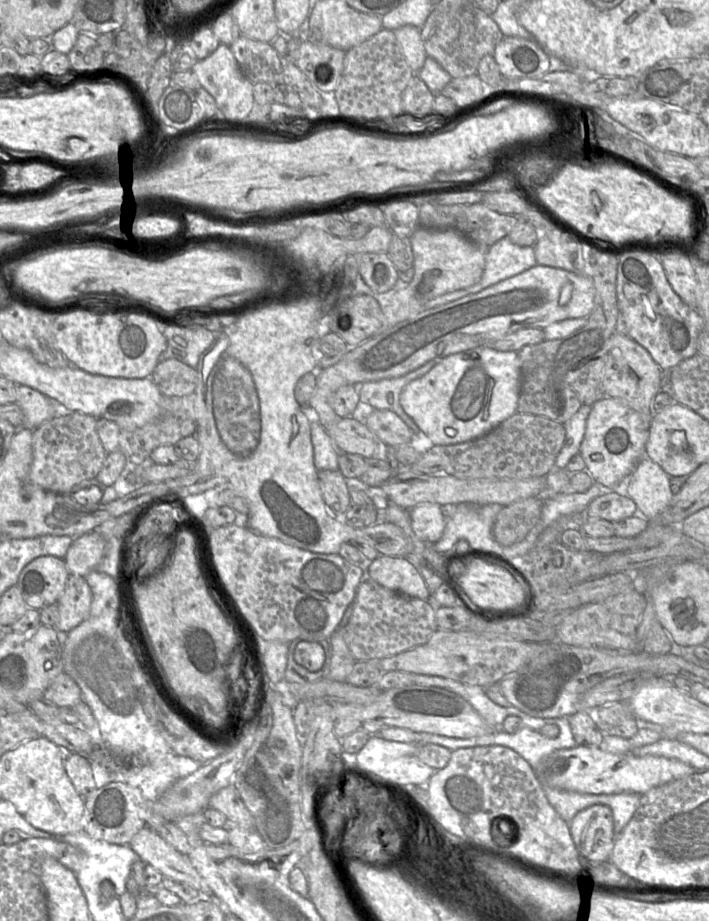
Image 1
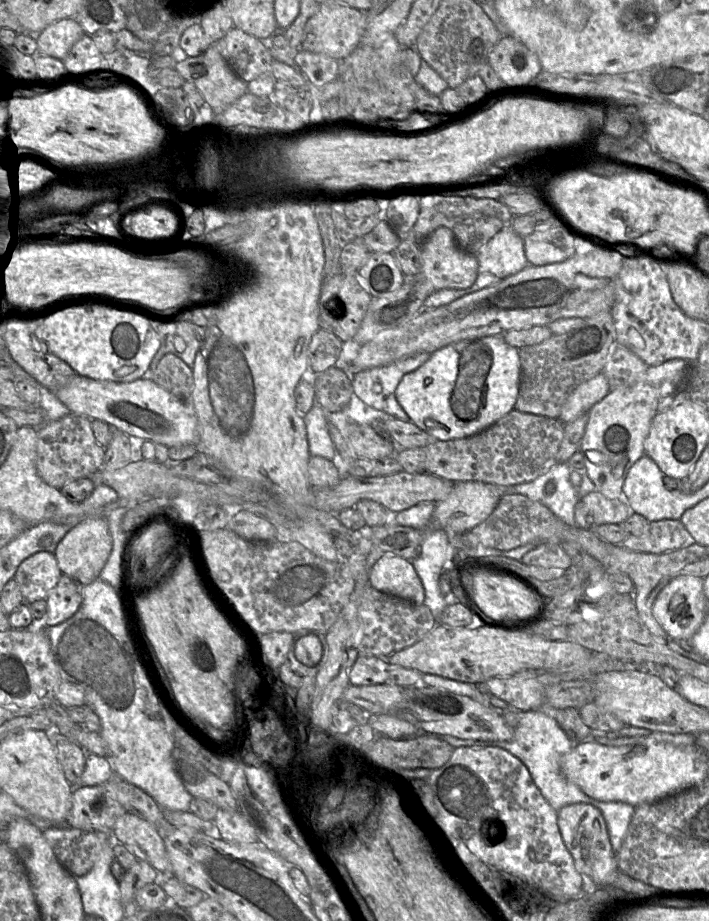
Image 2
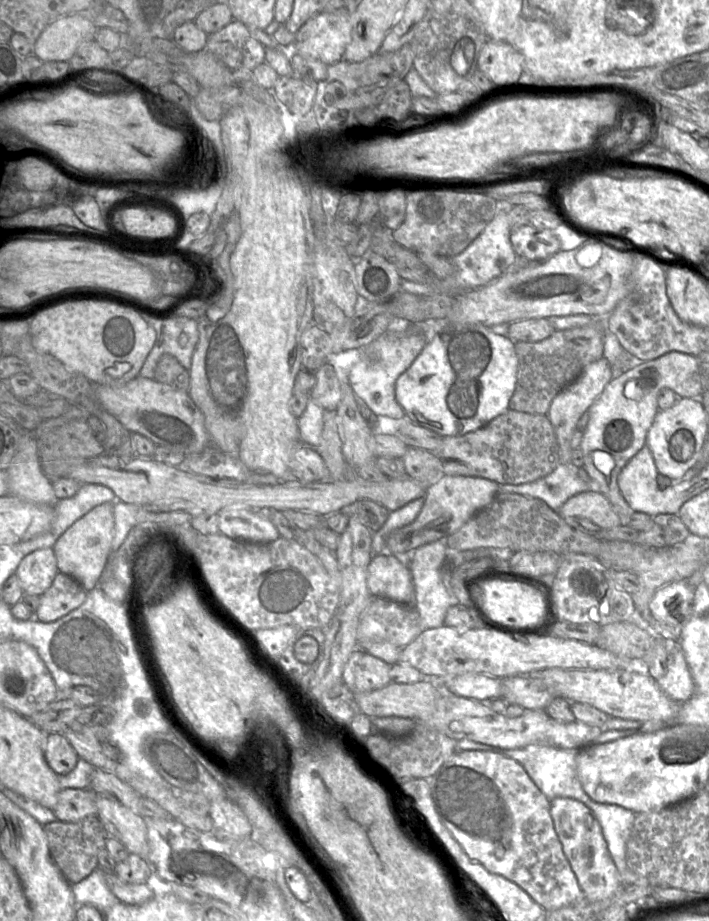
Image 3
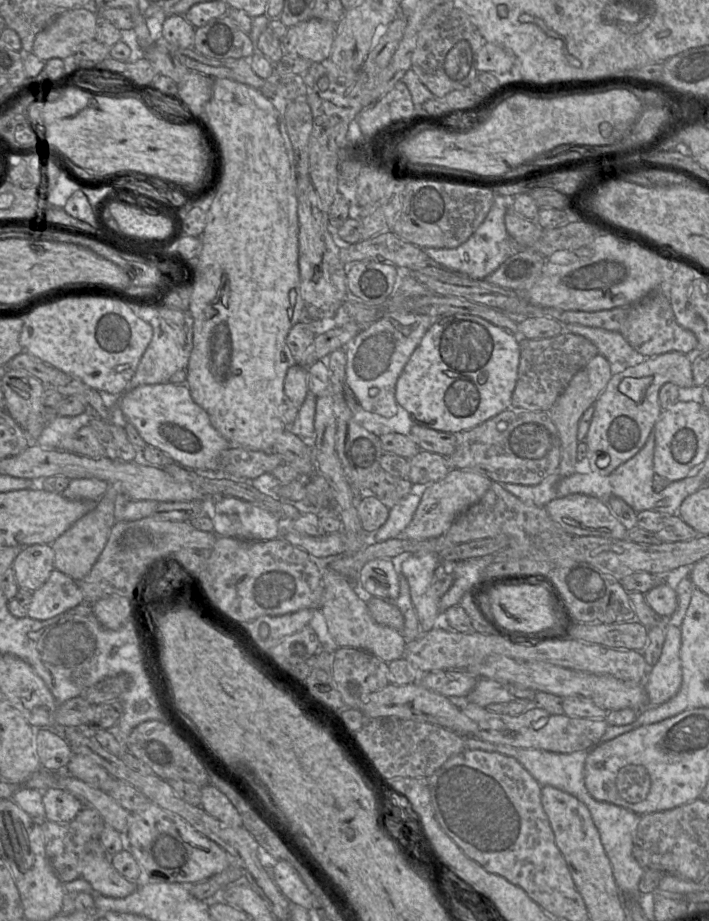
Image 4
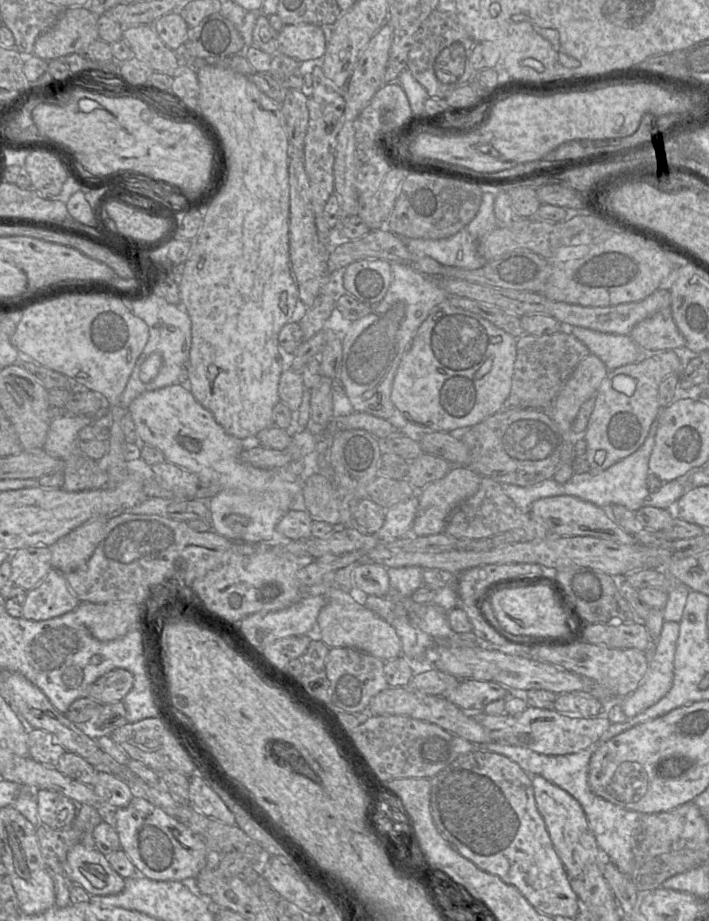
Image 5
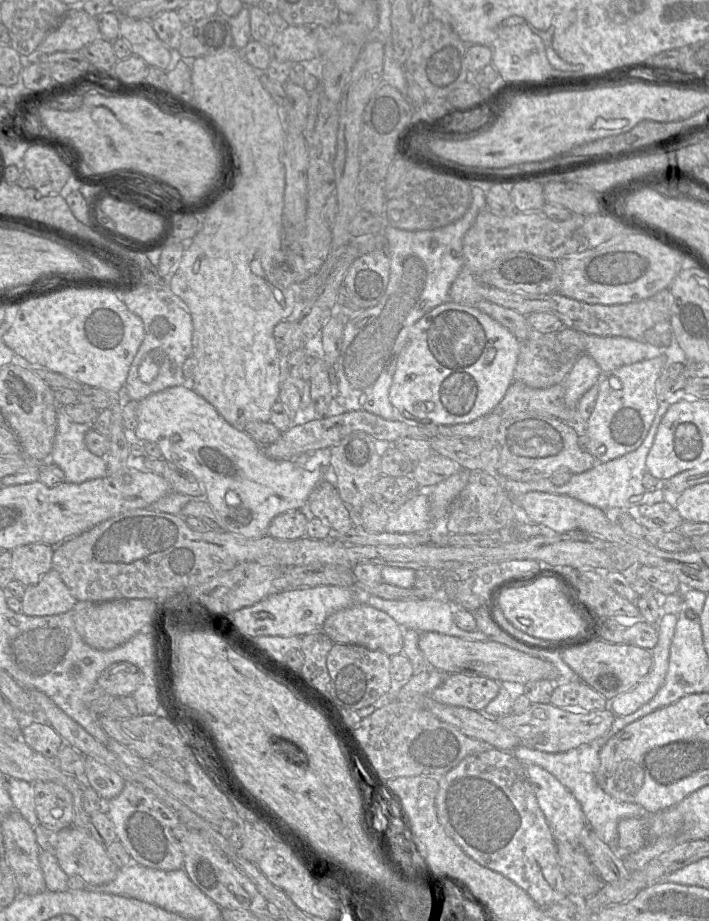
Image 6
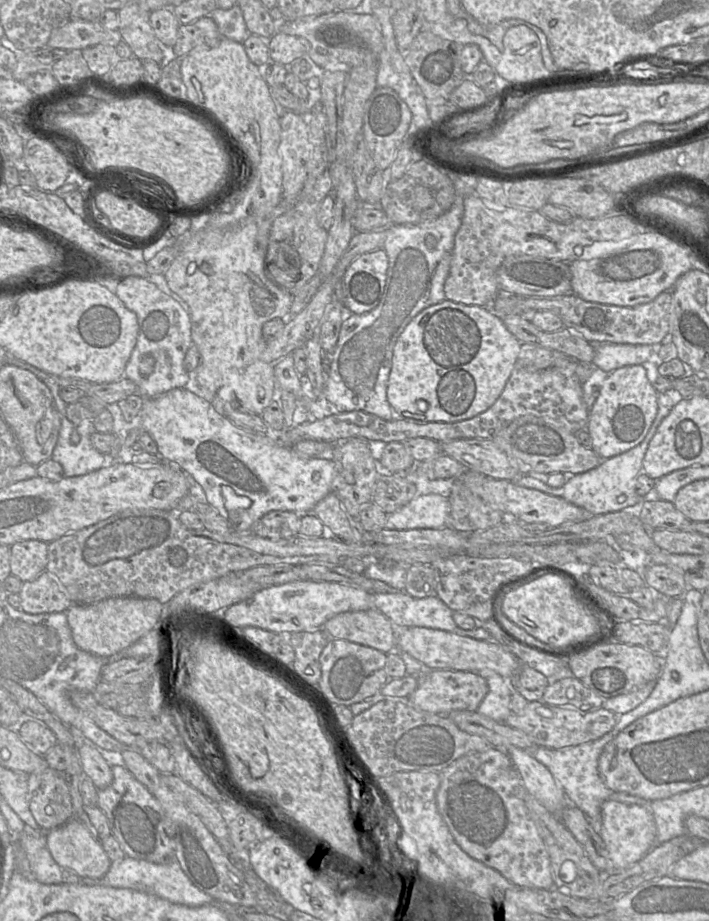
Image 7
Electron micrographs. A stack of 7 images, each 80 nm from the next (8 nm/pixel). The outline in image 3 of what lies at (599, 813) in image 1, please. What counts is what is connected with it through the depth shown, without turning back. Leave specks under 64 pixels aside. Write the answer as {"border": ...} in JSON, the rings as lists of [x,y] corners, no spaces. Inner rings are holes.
{"border":[[[566,797],[552,799],[550,813],[563,852],[577,878],[584,898],[591,903],[608,903],[619,887],[619,874],[609,853],[599,821],[584,803]]]}

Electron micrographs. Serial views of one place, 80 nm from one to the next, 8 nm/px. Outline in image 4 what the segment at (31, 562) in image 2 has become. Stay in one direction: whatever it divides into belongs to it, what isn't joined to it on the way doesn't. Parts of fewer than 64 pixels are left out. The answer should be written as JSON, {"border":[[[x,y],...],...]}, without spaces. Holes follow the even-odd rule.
{"border":[[[36,544],[25,547],[12,564],[19,588],[35,591],[40,588],[54,570],[52,544]]]}

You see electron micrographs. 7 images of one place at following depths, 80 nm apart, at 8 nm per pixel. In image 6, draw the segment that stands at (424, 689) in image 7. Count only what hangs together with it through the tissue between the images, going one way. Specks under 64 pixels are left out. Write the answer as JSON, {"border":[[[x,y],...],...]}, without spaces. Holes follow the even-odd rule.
{"border":[[[449,674],[428,696],[451,706],[482,711],[497,696],[500,683],[477,675]]]}

